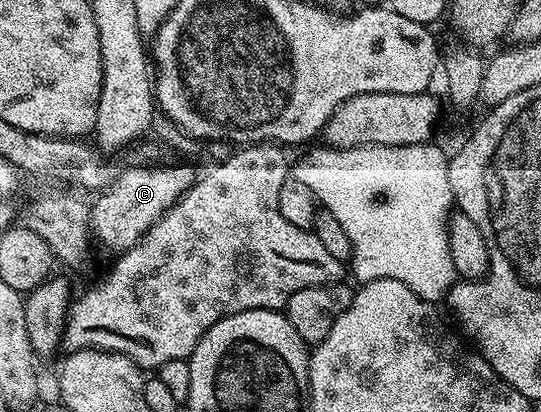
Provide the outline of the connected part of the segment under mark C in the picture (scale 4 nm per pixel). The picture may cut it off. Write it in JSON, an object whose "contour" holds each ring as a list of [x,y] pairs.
{"contour":[[[184,163],[173,167],[161,165],[131,165],[117,174],[107,188],[95,196],[96,204],[90,207],[90,231],[104,247],[115,253],[130,250],[133,245],[169,211],[198,178],[198,171]]]}

